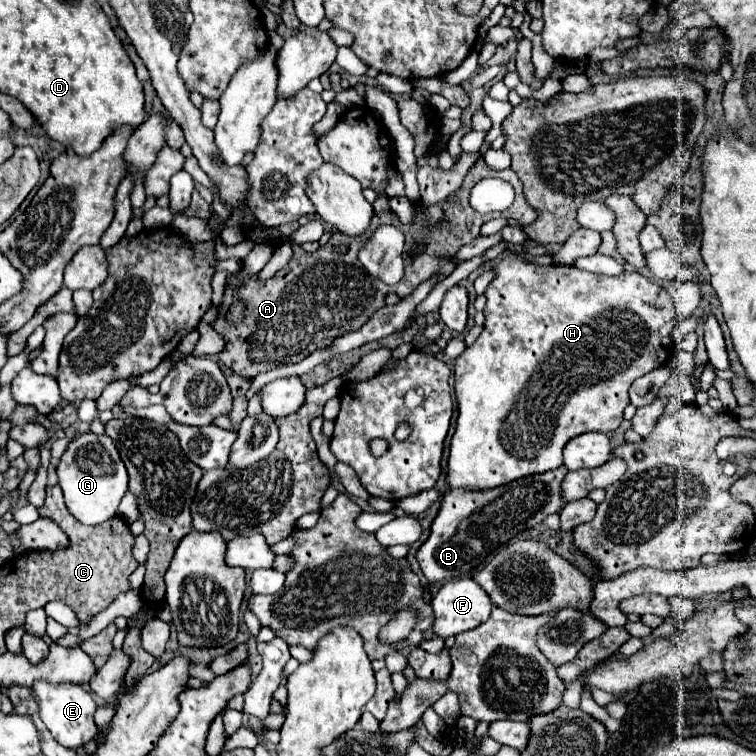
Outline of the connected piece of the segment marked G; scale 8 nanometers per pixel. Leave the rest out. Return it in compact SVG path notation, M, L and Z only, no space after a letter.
M86 432L68 444L58 466L60 488L66 508L82 524L102 524L118 514L118 504L128 492L128 472L114 442L106 434Z

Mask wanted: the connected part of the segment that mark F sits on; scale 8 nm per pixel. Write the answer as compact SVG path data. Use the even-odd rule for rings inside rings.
M460 578L444 582L444 586L432 598L432 608L434 608L434 624L432 624L434 634L438 638L450 638L486 622L492 610L492 602L488 594L472 578Z

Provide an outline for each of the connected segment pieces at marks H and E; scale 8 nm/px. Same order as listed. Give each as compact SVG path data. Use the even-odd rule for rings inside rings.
M516 254L506 256L502 262L494 266L496 278L490 282L486 290L486 322L484 322L484 332L480 338L462 352L462 356L454 362L454 394L458 400L458 426L452 438L452 448L450 448L450 460L448 460L448 486L450 488L470 488L470 490L480 490L480 488L496 488L506 482L512 482L516 478L524 478L530 474L538 472L548 472L554 470L562 464L562 448L566 442L574 436L580 436L584 432L612 432L620 426L624 408L630 404L628 398L628 388L630 384L656 370L666 362L666 356L670 358L672 354L672 330L678 324L678 312L672 304L672 298L666 290L662 290L656 282L650 282L646 276L640 272L624 272L622 276L604 276L604 274L592 274L578 270L574 266L536 266L522 262Z
M38 680L38 684L34 684L32 696L40 708L40 718L46 724L46 728L52 732L52 736L66 748L80 748L84 746L90 738L94 738L96 734L96 722L94 722L94 712L96 712L96 702L90 696L88 690L84 690L84 686L80 684L50 684L46 680Z

